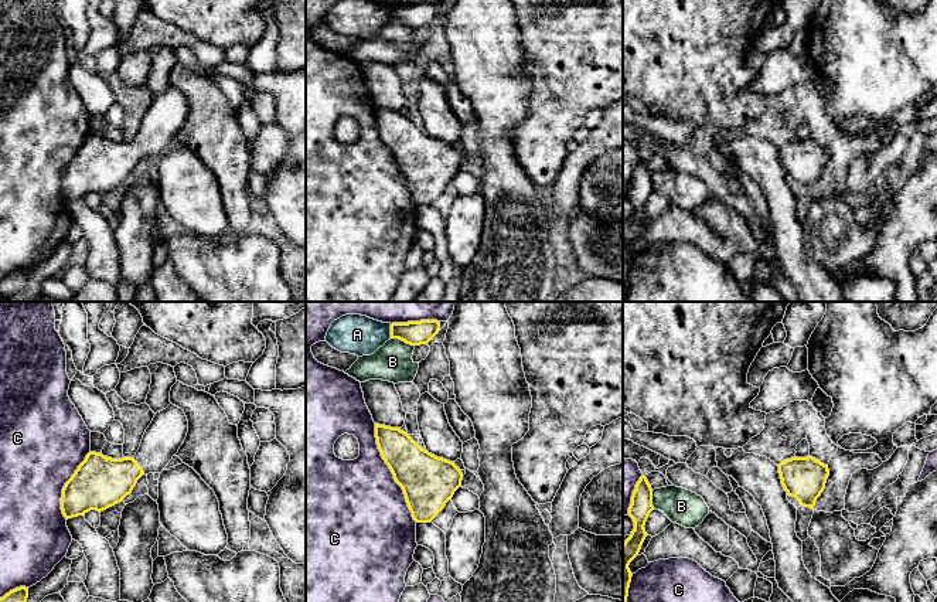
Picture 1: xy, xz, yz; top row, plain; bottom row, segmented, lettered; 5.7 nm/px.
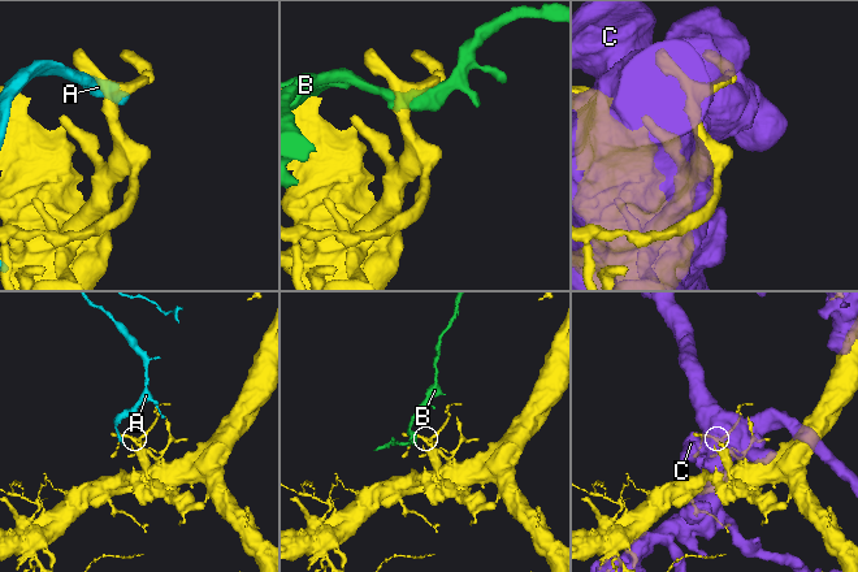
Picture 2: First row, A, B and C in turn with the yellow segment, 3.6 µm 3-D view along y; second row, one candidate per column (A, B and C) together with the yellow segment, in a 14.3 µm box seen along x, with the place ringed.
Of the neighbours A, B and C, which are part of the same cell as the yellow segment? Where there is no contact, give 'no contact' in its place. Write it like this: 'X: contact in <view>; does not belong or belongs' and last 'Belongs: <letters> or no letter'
A: contact in xz; does not belong
B: contact in xz; does not belong
C: contact in xz; does not belong
Belongs: no letter

